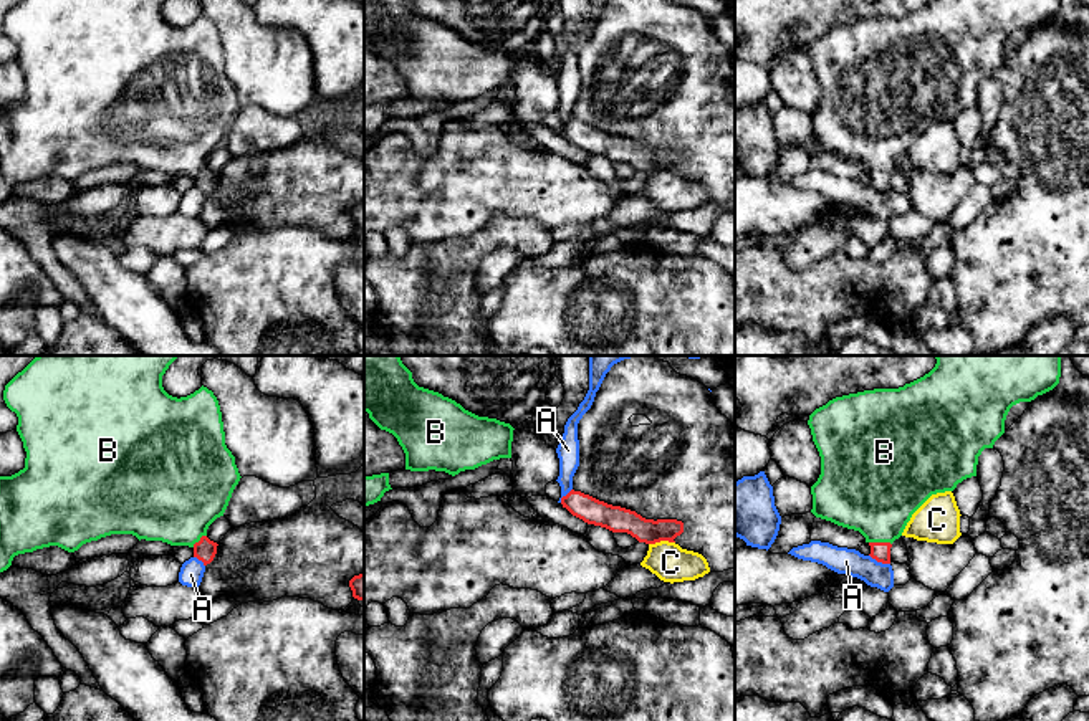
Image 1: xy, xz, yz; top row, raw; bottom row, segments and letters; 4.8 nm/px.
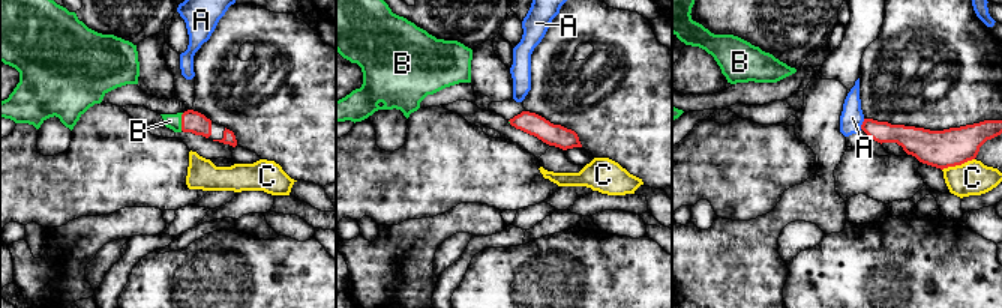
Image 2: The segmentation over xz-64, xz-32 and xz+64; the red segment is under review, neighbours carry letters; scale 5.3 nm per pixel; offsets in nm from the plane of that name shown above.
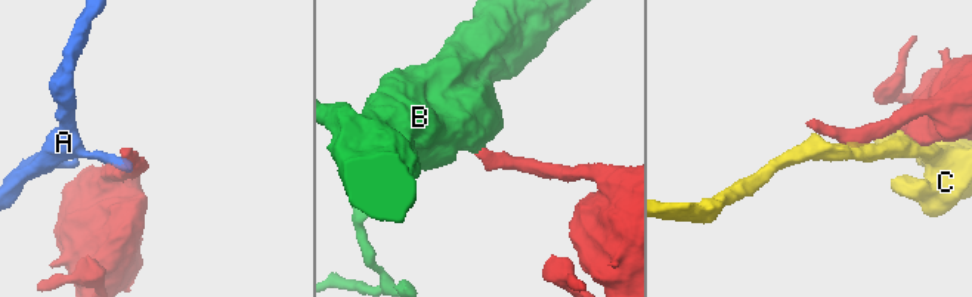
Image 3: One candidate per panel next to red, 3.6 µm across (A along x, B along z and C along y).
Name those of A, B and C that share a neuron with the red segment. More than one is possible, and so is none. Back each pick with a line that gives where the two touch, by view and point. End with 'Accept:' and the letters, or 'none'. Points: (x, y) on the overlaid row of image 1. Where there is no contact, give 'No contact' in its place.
B: Touches red at yz (881, 543)
Accept: B

